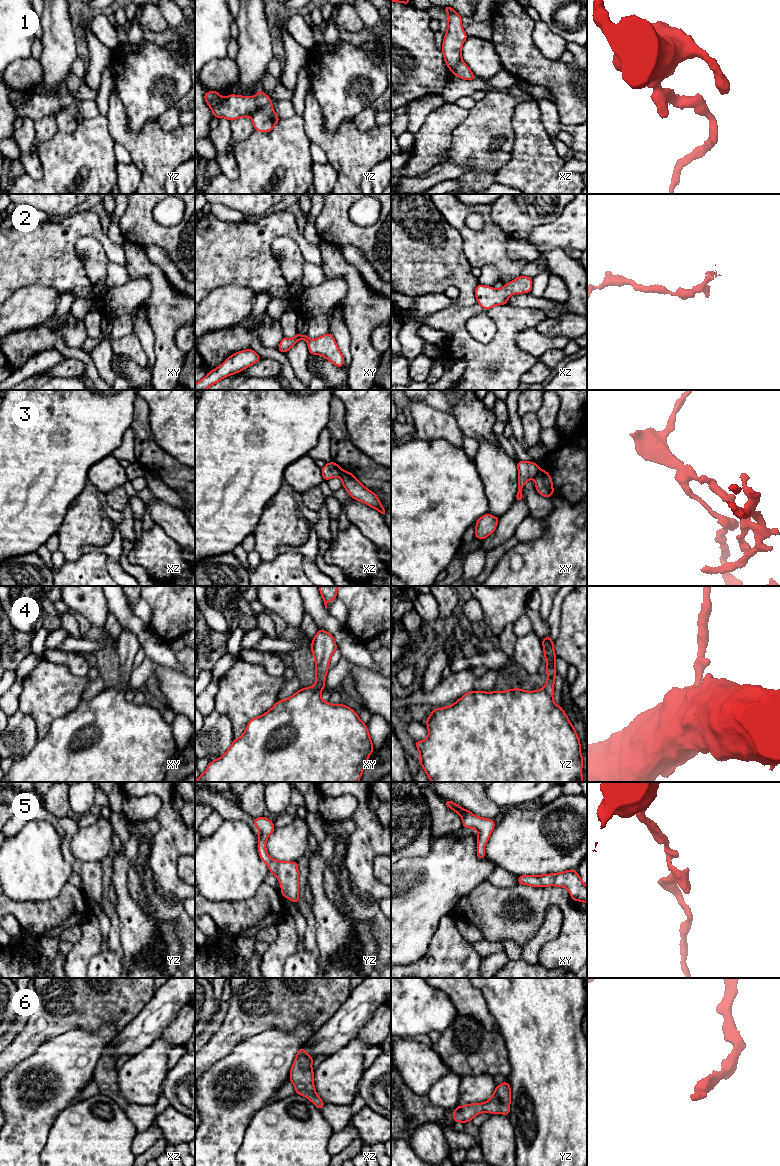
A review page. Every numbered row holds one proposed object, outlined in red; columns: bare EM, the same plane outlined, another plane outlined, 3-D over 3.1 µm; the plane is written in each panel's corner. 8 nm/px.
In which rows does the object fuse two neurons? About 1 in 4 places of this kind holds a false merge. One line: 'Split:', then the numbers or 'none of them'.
Split: 1, 3

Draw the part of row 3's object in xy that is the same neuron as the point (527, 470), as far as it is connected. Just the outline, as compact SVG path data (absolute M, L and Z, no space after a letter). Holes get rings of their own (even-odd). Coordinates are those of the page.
M518 461L517 463L518 468L518 491L516 495L516 502L523 500L522 495L522 488L524 484L530 480L534 479L540 472L541 469L535 462L528 462L528 461Z

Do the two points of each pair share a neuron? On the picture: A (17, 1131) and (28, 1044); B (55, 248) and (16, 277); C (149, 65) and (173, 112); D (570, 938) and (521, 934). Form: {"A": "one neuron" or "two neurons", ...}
{"A": "two neurons", "B": "one neuron", "C": "two neurons", "D": "one neuron"}

